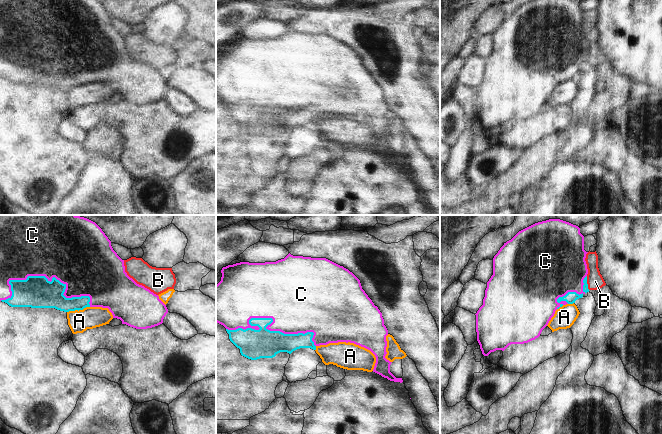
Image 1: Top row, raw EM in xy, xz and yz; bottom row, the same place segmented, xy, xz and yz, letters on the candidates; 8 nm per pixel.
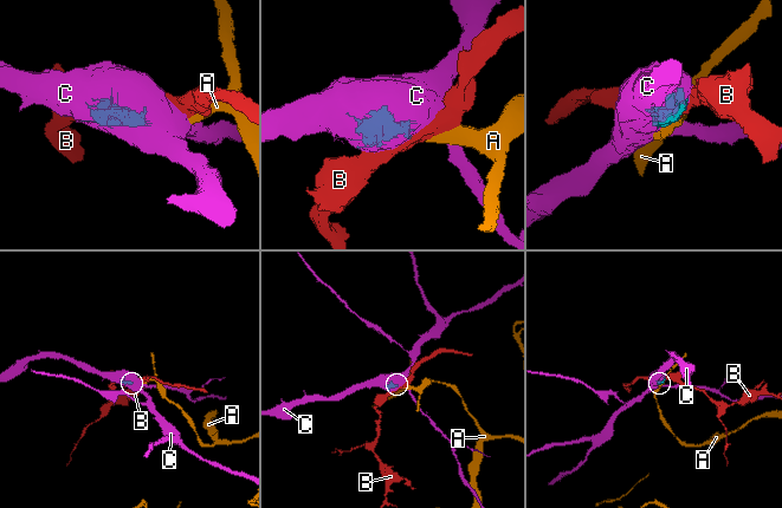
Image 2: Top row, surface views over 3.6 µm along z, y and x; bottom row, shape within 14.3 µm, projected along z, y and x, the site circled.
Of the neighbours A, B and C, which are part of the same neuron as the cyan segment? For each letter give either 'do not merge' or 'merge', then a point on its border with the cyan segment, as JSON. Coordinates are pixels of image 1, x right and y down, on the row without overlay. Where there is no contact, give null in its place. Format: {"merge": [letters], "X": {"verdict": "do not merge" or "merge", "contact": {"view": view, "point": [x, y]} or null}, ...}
{"merge": ["C"], "A": {"verdict": "do not merge", "contact": {"view": "xy", "point": [78, 86]}}, "B": {"verdict": "do not merge", "contact": {"view": "yz", "point": [586, 59]}}, "C": {"verdict": "merge", "contact": {"view": "xz", "point": [267, 101]}}}

